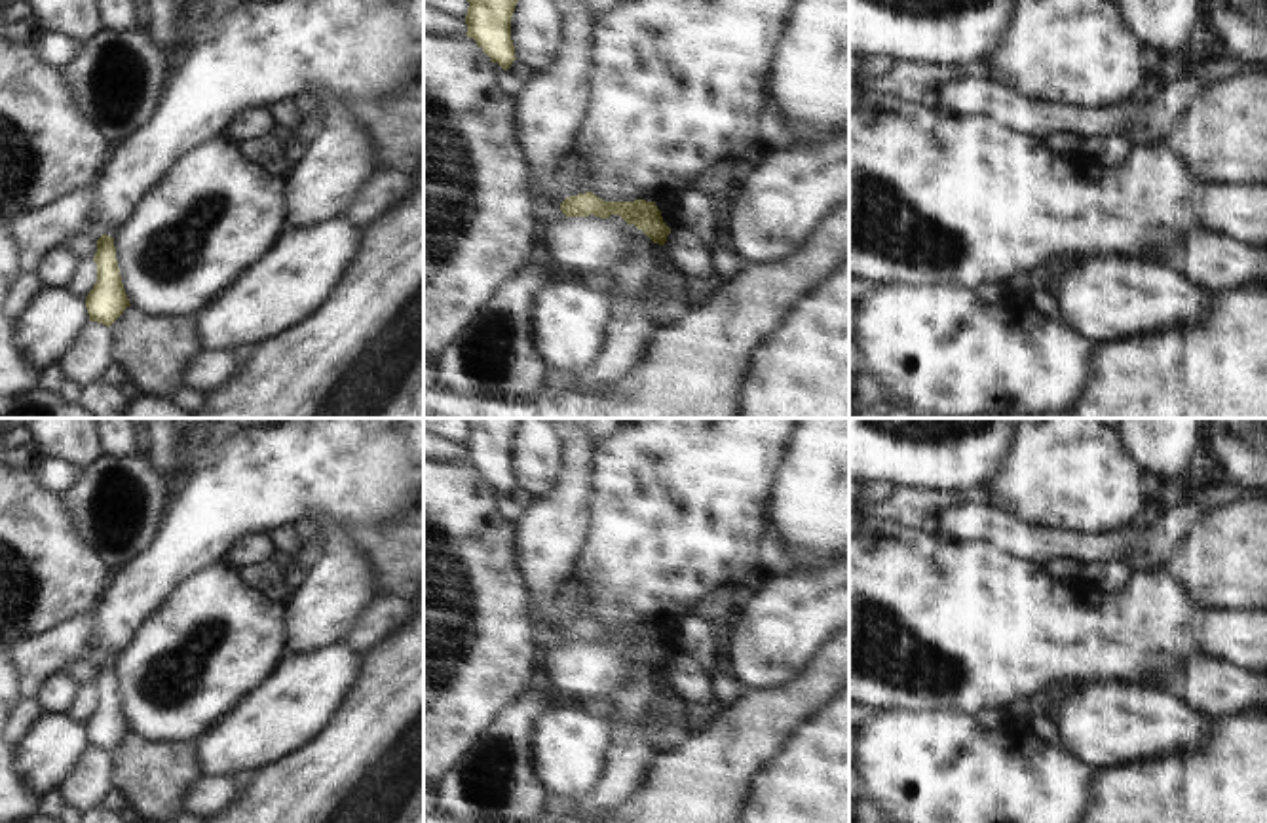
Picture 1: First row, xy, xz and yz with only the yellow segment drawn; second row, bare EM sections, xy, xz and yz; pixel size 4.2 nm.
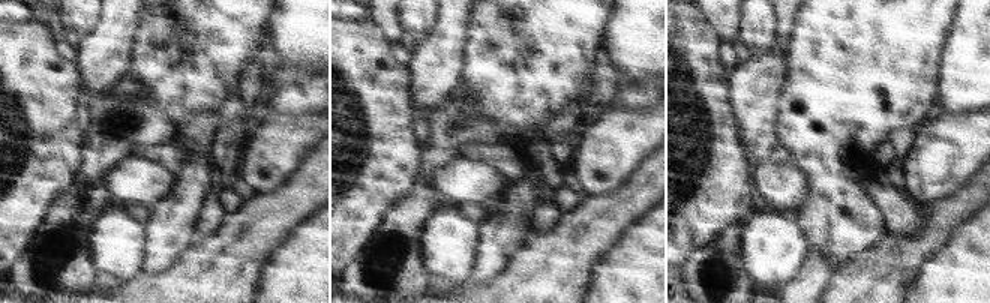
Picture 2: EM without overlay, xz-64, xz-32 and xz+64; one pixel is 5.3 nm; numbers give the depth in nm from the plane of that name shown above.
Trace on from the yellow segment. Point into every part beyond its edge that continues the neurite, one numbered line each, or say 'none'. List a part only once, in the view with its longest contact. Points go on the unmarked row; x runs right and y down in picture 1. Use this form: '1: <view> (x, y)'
none

